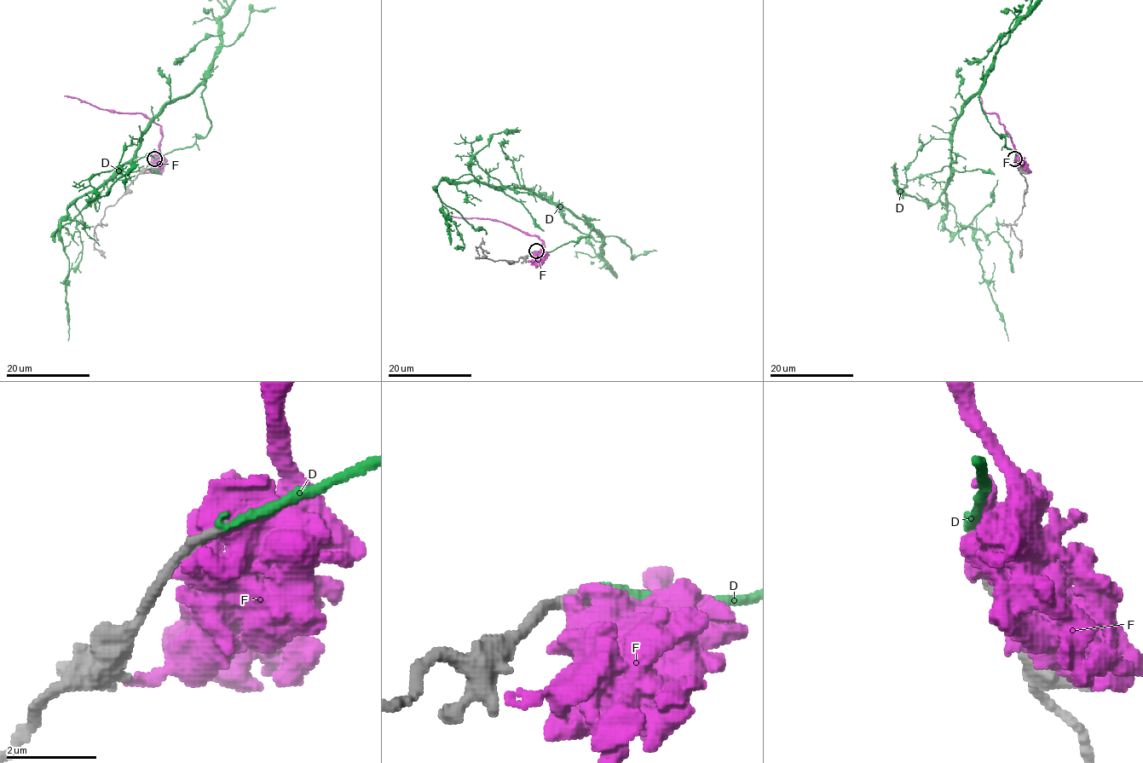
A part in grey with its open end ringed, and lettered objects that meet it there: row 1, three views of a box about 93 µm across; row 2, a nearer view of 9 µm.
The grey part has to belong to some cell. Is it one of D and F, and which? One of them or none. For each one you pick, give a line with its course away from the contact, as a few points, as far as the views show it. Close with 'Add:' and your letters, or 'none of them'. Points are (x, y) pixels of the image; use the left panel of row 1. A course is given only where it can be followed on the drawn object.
Add: D

